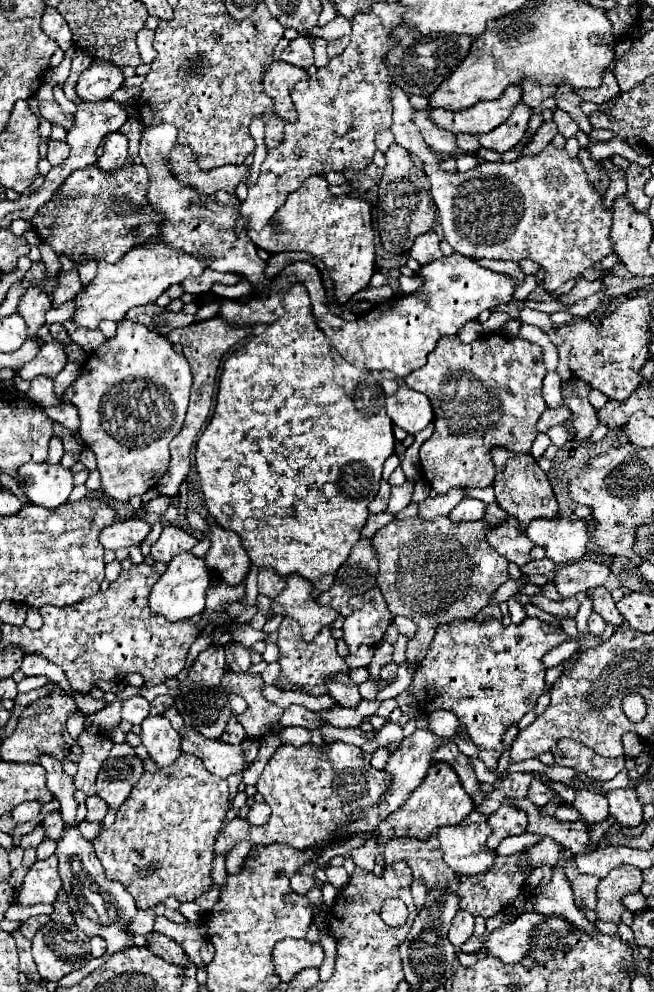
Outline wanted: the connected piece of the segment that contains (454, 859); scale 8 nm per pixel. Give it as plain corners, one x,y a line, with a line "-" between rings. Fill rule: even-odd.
469,824
469,826
443,826
437,832
437,838
441,840
441,850
445,856
445,862
457,872
465,876
475,876
489,872
495,864
495,852
487,848
485,840
489,838
491,828
489,824

